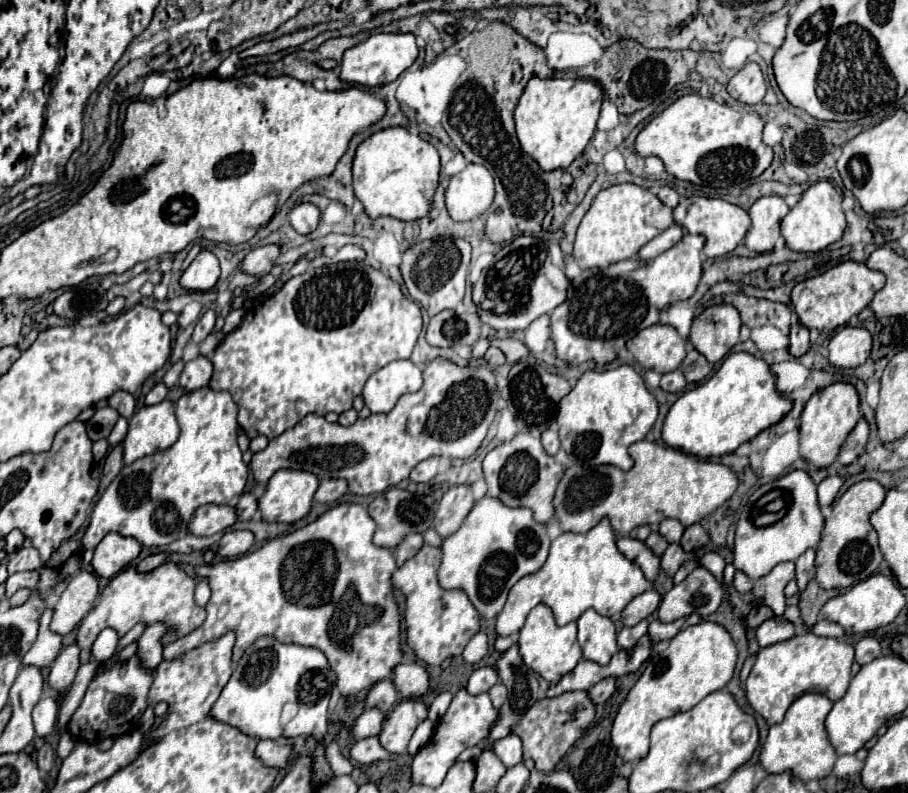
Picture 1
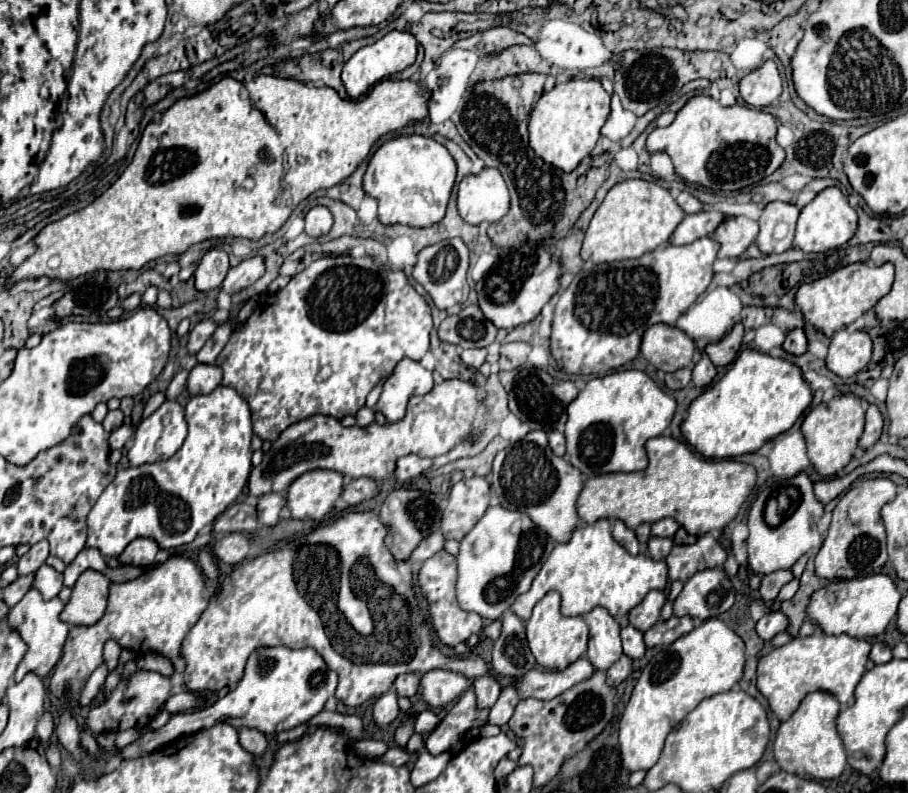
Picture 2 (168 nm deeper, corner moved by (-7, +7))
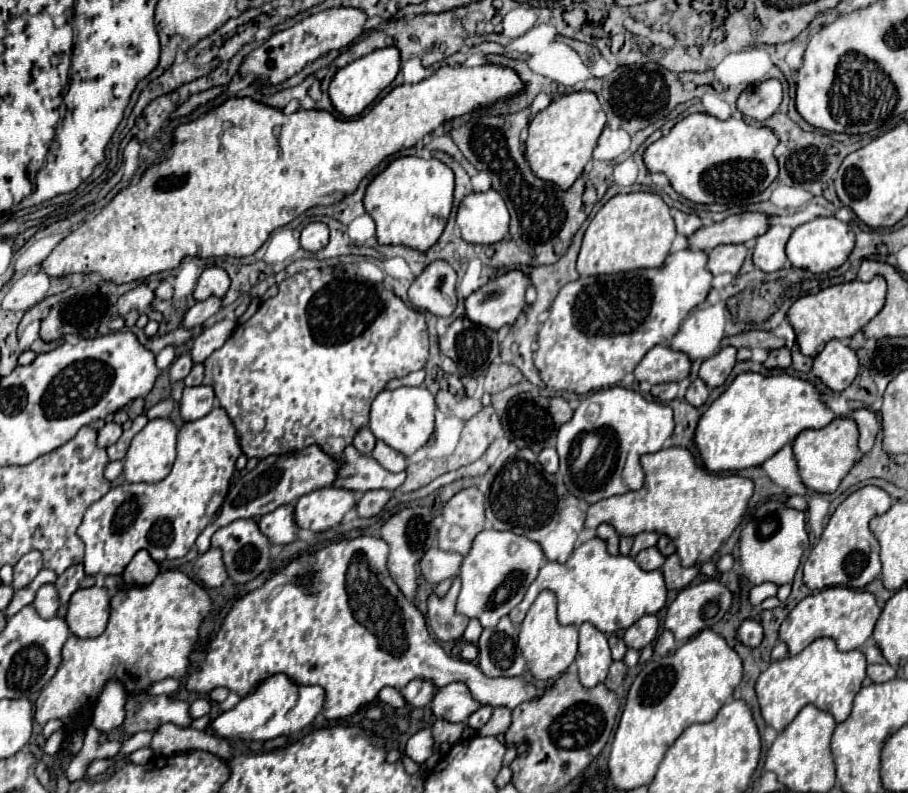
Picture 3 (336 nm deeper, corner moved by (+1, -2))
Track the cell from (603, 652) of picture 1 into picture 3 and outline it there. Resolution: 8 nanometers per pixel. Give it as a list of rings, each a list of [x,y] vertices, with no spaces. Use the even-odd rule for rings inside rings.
[[[584,622],[580,626],[580,644],[576,654],[578,678],[582,686],[594,688],[596,684],[604,682],[610,664],[612,664],[612,656],[606,636],[600,630],[596,630],[592,624]]]

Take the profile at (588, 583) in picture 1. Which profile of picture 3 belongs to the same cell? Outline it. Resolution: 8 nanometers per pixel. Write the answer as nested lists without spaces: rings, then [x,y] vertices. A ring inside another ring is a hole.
[[[592,538],[578,546],[568,562],[548,562],[544,568],[540,568],[524,600],[510,612],[510,620],[516,628],[522,624],[528,608],[542,590],[552,590],[556,594],[560,624],[580,626],[584,622],[590,622],[604,634],[612,634],[622,628],[626,630],[642,616],[656,614],[666,604],[666,584],[662,570],[646,572],[630,556],[610,556],[606,542],[602,542],[600,538]]]

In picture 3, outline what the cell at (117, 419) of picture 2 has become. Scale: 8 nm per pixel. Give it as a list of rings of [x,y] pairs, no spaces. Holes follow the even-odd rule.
[[[110,422],[110,424],[106,424],[106,426],[98,432],[98,446],[108,448],[108,446],[112,446],[120,436],[122,436],[122,426]]]

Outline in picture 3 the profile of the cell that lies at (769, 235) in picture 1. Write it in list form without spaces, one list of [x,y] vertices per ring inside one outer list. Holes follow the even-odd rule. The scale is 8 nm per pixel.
[[[772,224],[764,236],[756,238],[754,248],[754,266],[762,272],[776,272],[786,266],[786,242],[792,230],[788,226]]]

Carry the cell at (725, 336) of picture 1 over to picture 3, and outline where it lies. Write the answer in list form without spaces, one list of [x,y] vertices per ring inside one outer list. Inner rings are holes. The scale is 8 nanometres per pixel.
[[[726,346],[718,354],[702,362],[700,378],[706,382],[708,388],[718,388],[726,382],[734,364],[736,364],[736,350],[732,346]]]

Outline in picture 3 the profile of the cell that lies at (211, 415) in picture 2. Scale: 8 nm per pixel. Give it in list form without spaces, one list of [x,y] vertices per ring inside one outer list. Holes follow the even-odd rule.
[[[220,406],[212,408],[212,412],[200,420],[186,422],[178,432],[178,456],[174,468],[164,480],[156,484],[116,486],[86,510],[84,522],[78,528],[78,536],[84,540],[86,546],[86,556],[84,556],[86,574],[88,576],[122,574],[130,558],[140,550],[148,550],[156,562],[162,562],[166,558],[186,556],[192,544],[196,542],[198,534],[216,518],[216,510],[222,506],[224,496],[228,494],[230,478],[236,470],[234,464],[238,456],[240,456],[240,446],[238,446],[236,430],[226,410],[222,410]]]

